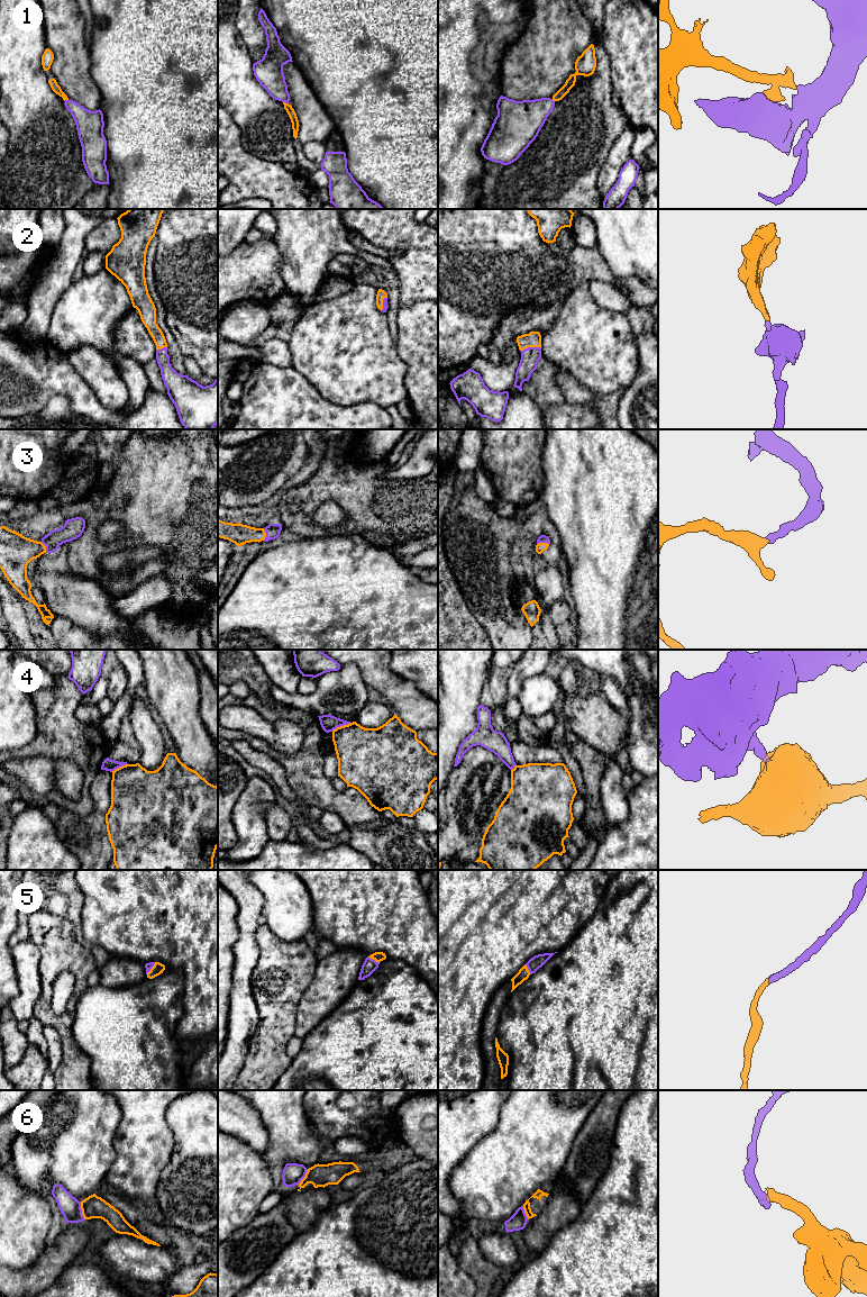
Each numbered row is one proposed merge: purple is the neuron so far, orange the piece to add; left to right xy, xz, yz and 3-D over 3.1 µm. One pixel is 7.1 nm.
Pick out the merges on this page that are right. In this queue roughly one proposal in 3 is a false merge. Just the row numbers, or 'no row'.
2, 3, 5

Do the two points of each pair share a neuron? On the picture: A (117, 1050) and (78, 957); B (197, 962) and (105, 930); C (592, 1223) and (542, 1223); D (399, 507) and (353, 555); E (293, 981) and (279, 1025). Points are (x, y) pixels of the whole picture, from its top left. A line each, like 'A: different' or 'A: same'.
A: different
B: same
C: different
D: different
E: same

